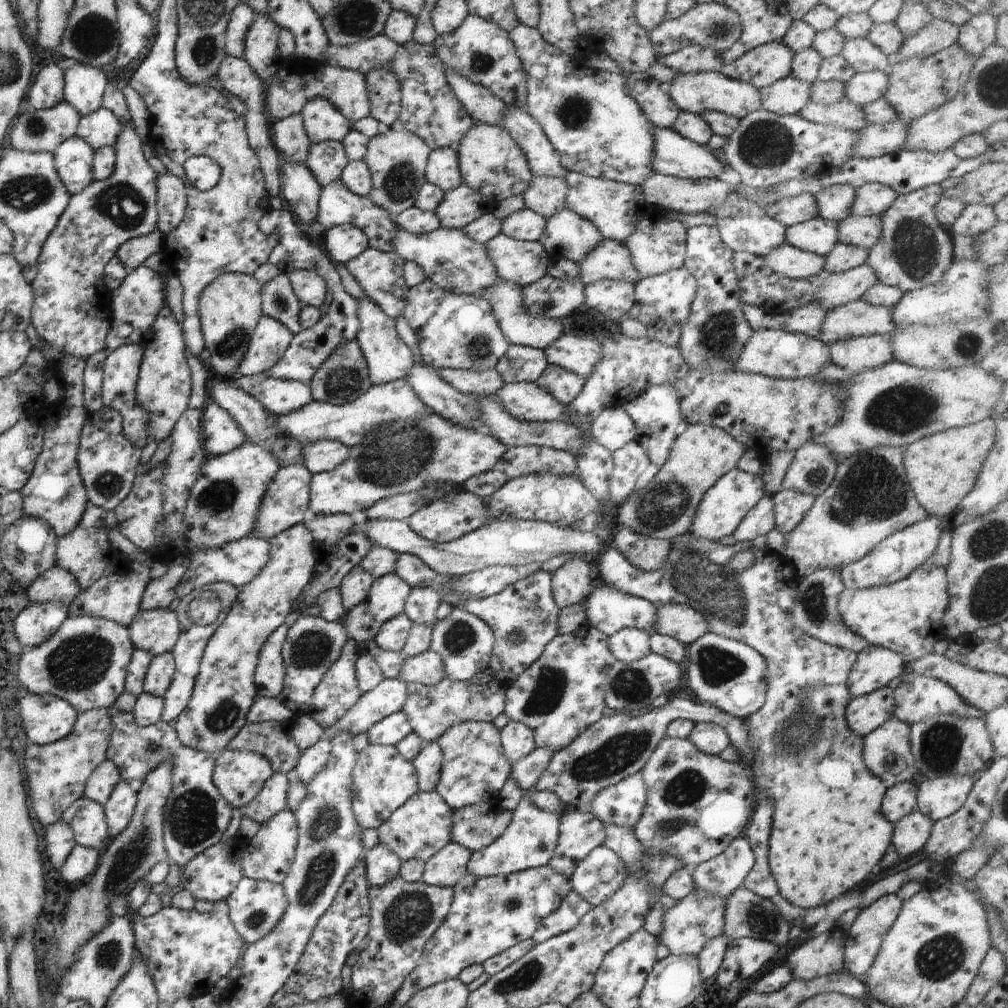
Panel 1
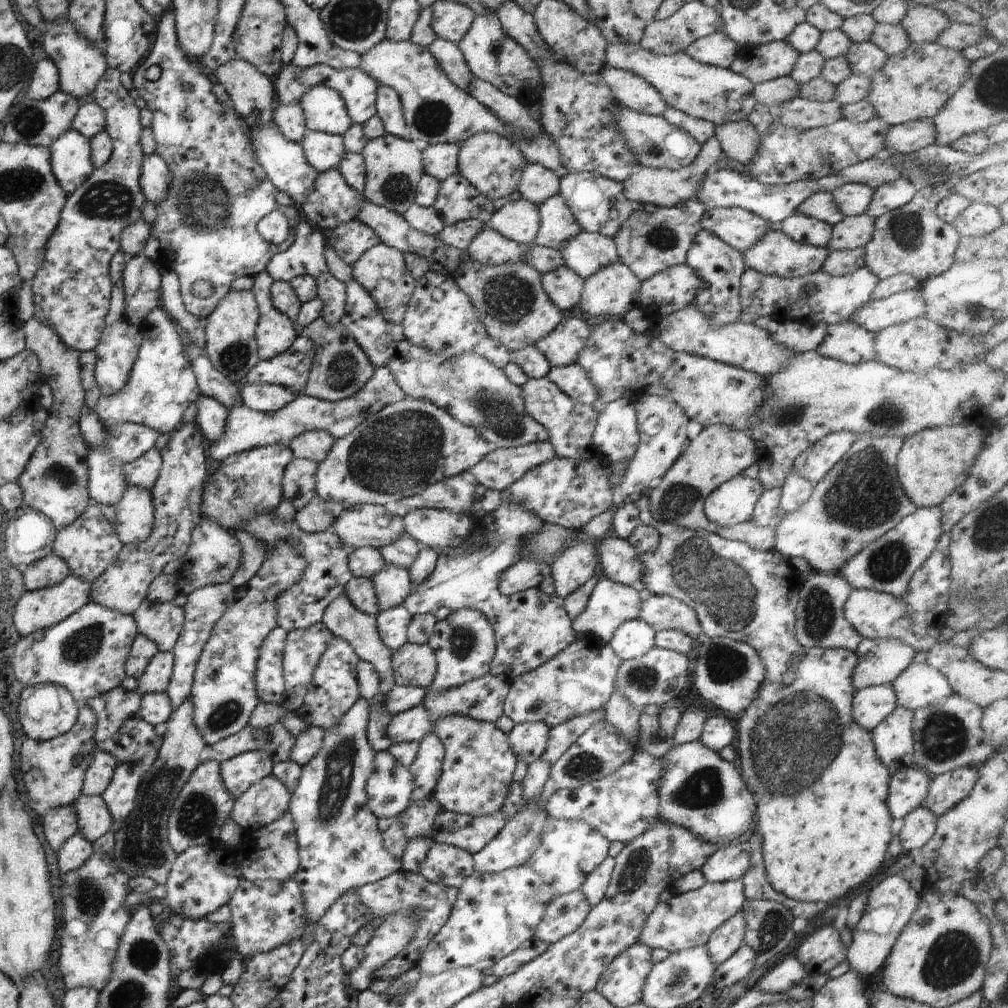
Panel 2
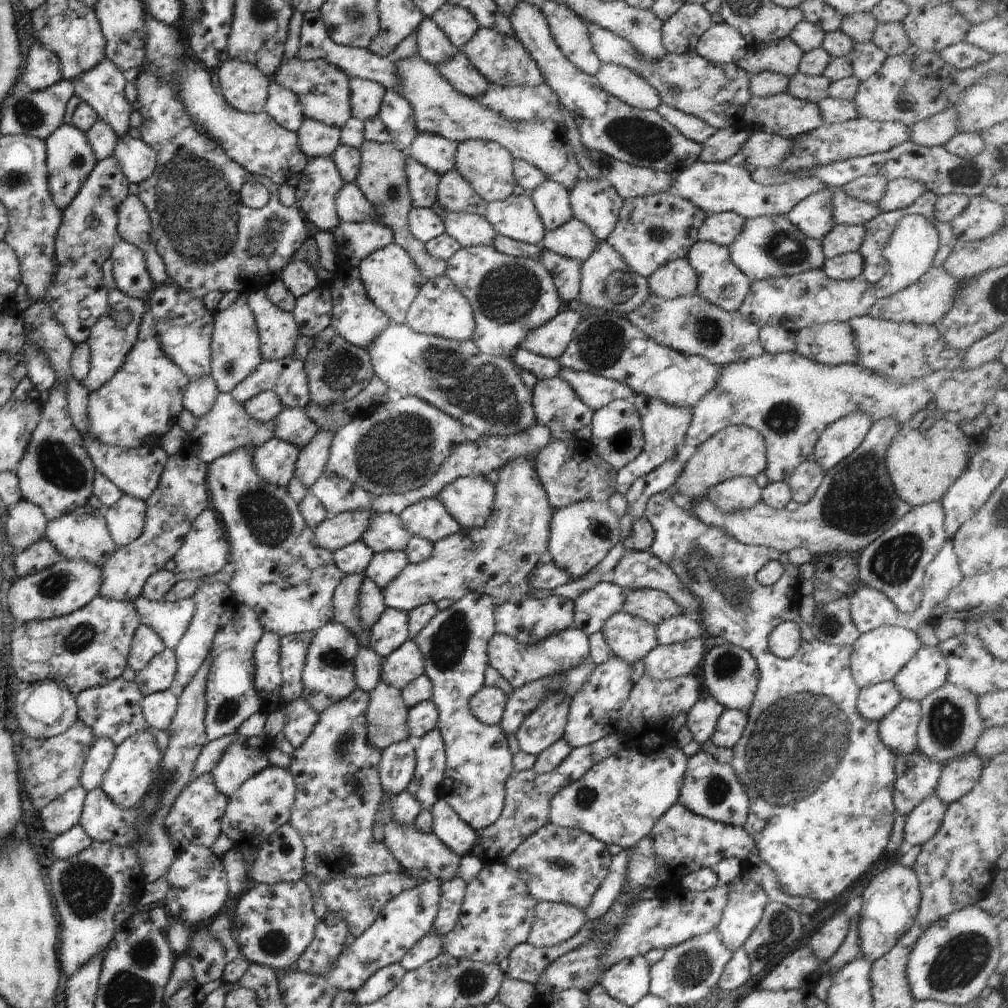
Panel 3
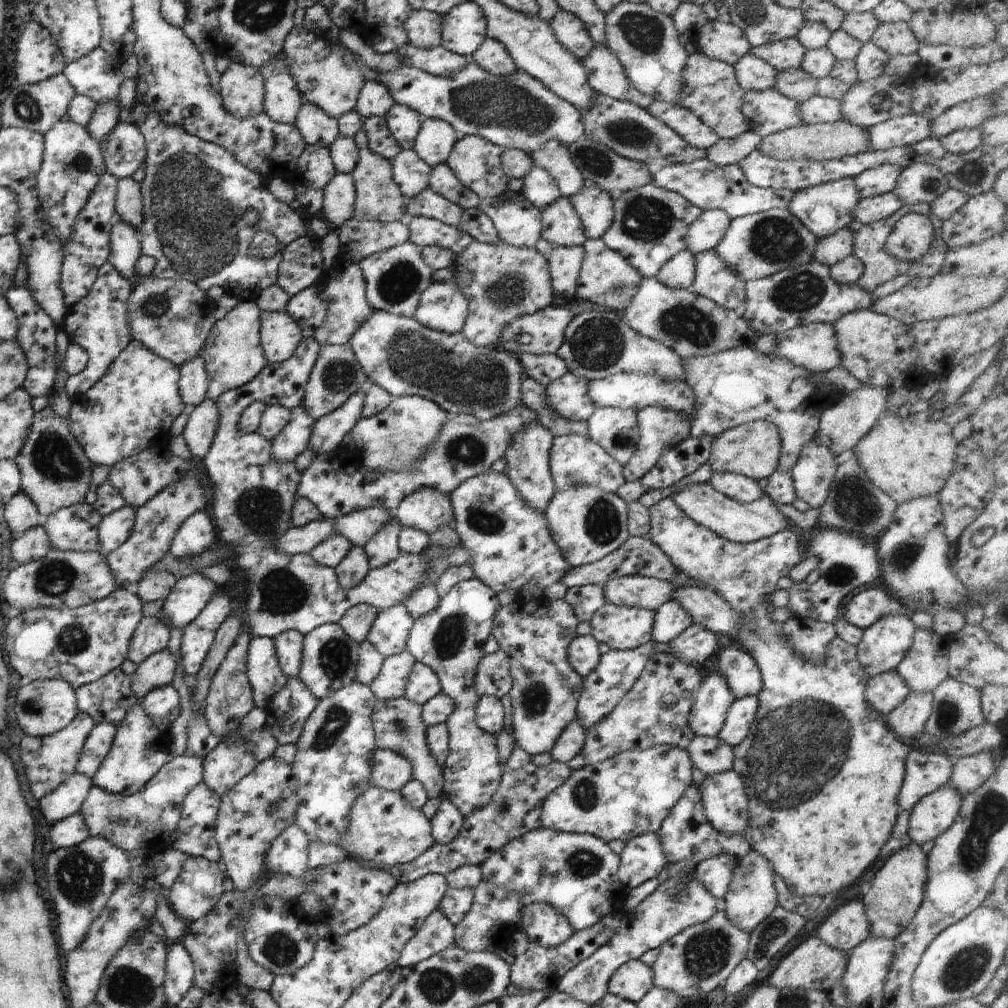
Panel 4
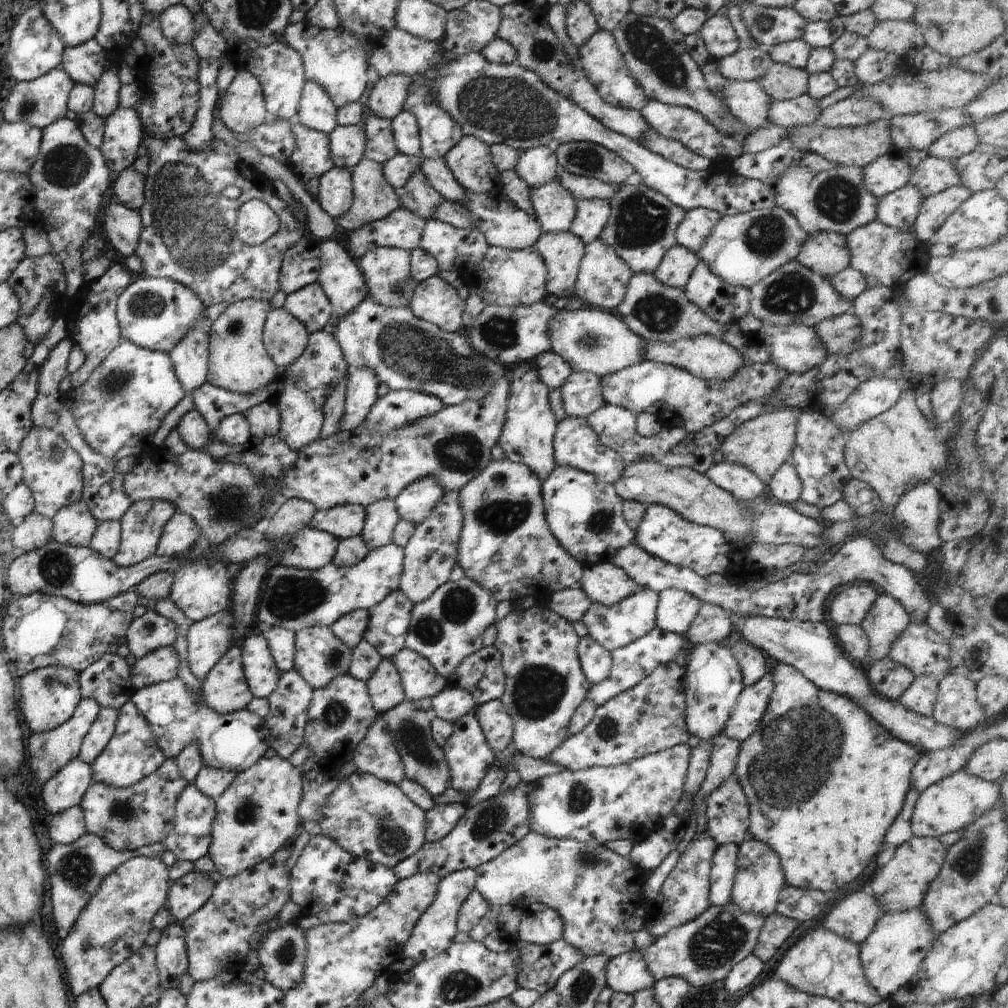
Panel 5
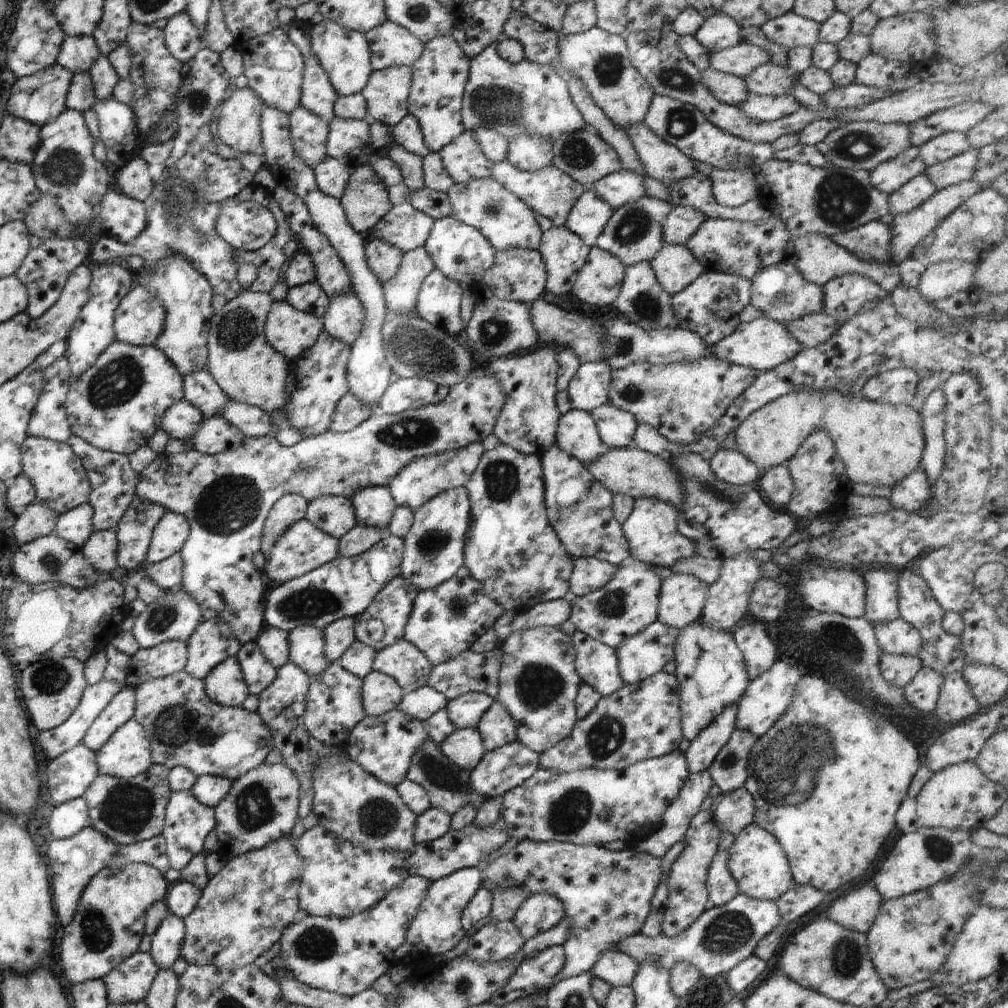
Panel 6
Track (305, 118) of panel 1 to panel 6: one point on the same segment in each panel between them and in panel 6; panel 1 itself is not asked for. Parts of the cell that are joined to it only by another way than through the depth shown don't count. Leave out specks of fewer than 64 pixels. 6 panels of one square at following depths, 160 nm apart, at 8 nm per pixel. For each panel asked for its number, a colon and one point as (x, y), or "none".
2: (324, 111)
3: (323, 89)
4: (328, 76)
5: (332, 58)
6: (344, 55)

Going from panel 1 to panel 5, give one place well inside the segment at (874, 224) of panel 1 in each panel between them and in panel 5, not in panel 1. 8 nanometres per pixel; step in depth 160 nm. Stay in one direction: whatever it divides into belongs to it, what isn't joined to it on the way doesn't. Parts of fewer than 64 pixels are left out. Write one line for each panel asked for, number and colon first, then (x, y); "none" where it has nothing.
2: (855, 231)
3: (842, 239)
4: (833, 248)
5: (825, 253)

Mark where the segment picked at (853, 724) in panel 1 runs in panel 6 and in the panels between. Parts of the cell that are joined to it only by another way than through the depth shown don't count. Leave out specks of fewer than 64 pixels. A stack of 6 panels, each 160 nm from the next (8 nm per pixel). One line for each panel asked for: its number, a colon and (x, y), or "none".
2: (871, 706)
3: (875, 702)
4: (884, 692)
5: (890, 680)
6: (898, 670)

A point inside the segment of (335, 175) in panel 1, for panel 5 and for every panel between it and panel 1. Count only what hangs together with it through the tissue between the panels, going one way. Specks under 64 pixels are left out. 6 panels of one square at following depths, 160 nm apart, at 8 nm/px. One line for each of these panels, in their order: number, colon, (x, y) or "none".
2: (323, 151)
3: (316, 139)
4: (316, 127)
5: (316, 109)

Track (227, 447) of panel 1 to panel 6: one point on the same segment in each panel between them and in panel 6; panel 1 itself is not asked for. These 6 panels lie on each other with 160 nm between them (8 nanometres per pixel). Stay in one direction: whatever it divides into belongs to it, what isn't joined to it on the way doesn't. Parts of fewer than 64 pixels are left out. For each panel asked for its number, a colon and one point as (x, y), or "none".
2: (211, 416)
3: (199, 396)
4: (193, 381)
5: (190, 357)
6: (185, 294)

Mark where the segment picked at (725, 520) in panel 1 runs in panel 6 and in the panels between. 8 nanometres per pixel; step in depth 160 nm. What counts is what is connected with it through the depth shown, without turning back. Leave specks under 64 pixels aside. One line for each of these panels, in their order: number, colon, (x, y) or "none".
2: (733, 503)
3: (739, 493)
4: (738, 487)
5: (743, 484)
6: (730, 466)

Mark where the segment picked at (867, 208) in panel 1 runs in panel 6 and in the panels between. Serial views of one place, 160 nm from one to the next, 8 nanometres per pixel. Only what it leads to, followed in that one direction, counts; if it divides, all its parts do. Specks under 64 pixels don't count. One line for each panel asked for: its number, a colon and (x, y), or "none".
2: (897, 194)
3: (901, 193)
4: (918, 183)
5: (932, 175)
6: (960, 168)

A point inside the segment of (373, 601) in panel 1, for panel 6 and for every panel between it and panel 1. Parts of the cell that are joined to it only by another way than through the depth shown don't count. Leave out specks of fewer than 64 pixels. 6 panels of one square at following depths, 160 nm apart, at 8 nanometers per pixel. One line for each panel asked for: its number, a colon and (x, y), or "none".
2: (391, 583)
3: (384, 567)
4: (383, 548)
5: (382, 517)
6: (374, 506)

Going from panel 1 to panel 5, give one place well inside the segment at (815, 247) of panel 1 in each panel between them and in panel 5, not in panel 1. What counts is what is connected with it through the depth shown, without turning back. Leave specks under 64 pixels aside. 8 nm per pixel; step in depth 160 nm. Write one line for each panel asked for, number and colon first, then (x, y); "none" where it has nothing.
2: (800, 227)
3: (813, 217)
4: (823, 209)
5: (836, 201)

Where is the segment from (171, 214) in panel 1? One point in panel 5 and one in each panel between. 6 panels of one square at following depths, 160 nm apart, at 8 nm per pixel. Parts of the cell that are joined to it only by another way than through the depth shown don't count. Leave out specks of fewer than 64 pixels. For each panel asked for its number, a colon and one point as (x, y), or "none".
2: (154, 177)
3: (137, 159)
4: (124, 150)
5: (123, 131)

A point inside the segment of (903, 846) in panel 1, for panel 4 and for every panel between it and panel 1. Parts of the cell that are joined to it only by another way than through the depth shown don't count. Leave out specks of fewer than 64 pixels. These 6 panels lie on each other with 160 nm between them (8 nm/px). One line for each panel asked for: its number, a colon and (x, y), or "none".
2: (920, 825)
3: (921, 824)
4: (933, 814)

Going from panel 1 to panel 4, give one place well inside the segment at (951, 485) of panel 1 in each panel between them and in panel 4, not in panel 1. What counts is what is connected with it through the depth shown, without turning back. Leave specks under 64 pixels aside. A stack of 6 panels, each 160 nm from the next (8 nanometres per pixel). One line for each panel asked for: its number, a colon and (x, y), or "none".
2: (930, 465)
3: (921, 465)
4: (909, 458)

